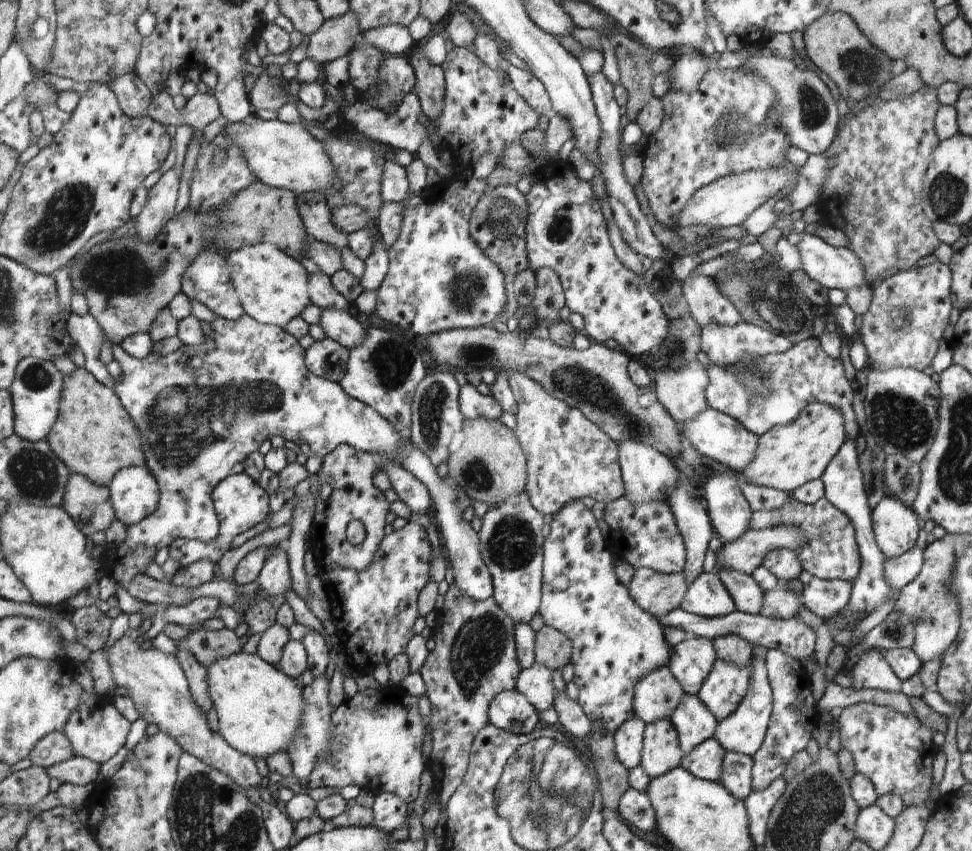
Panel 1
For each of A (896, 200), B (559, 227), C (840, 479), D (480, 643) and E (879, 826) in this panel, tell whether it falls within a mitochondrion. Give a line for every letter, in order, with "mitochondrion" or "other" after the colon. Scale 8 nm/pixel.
A: other
B: mitochondrion
C: other
D: mitochondrion
E: other

